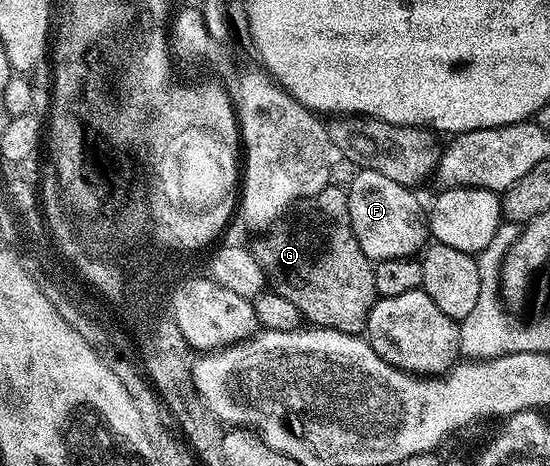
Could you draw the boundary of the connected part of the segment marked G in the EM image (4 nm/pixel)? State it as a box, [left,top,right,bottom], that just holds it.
[253,186,377,336]

